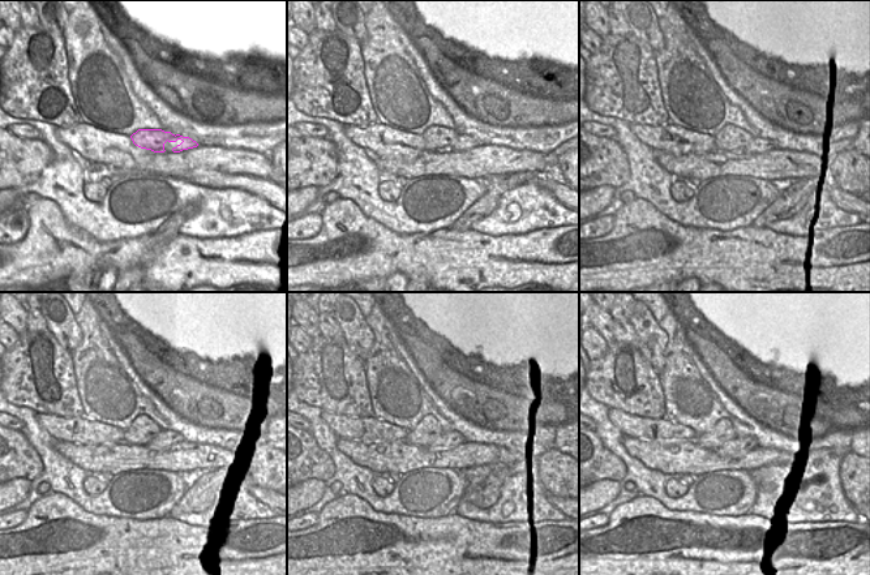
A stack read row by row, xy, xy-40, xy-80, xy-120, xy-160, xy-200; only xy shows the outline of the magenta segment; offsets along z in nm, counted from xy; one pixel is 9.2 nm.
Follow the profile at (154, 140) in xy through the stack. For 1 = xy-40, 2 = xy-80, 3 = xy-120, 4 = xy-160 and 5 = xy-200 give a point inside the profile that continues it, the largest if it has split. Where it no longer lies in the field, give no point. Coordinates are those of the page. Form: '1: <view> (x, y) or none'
1: xy-40 (436, 137)
2: xy-80 (731, 137)
3: xy-120 (142, 430)
4: xy-160 (428, 430)
5: xy-200 (723, 430)

